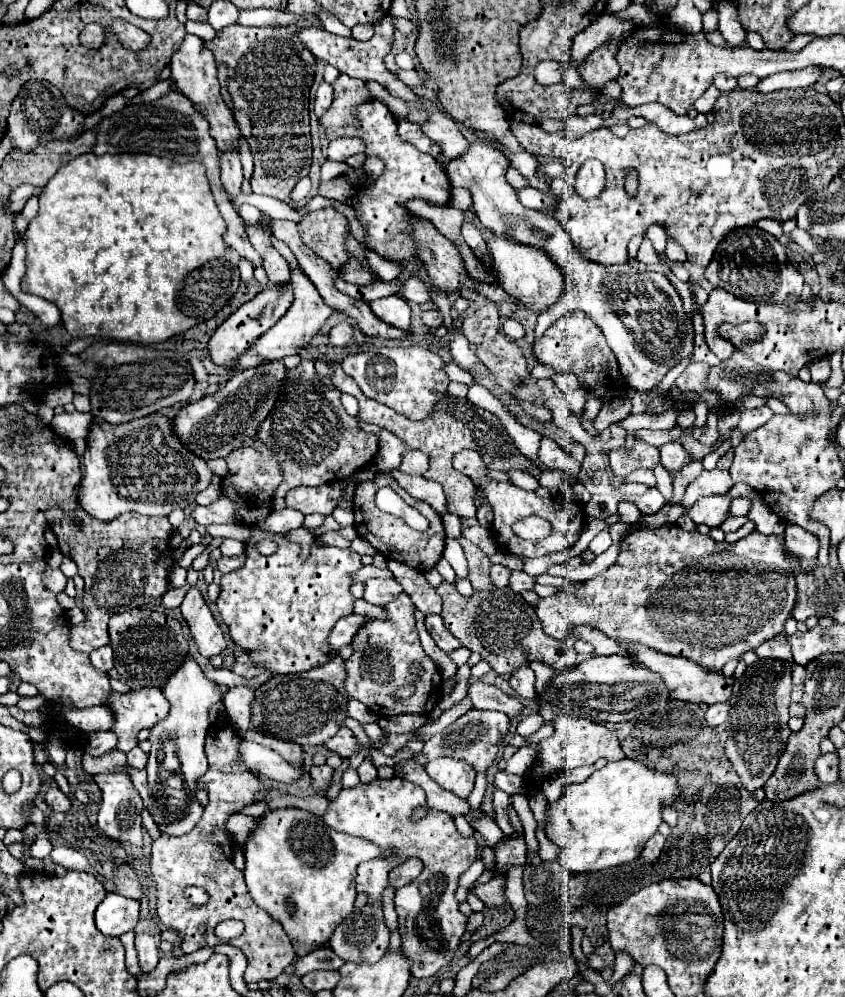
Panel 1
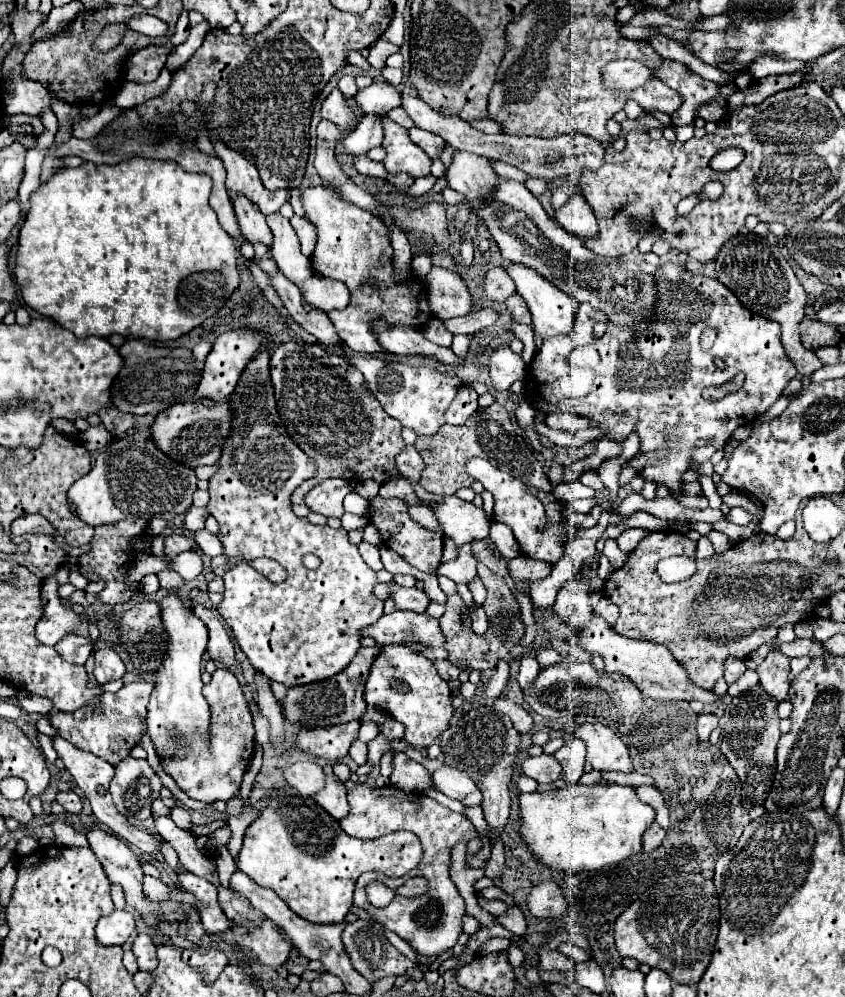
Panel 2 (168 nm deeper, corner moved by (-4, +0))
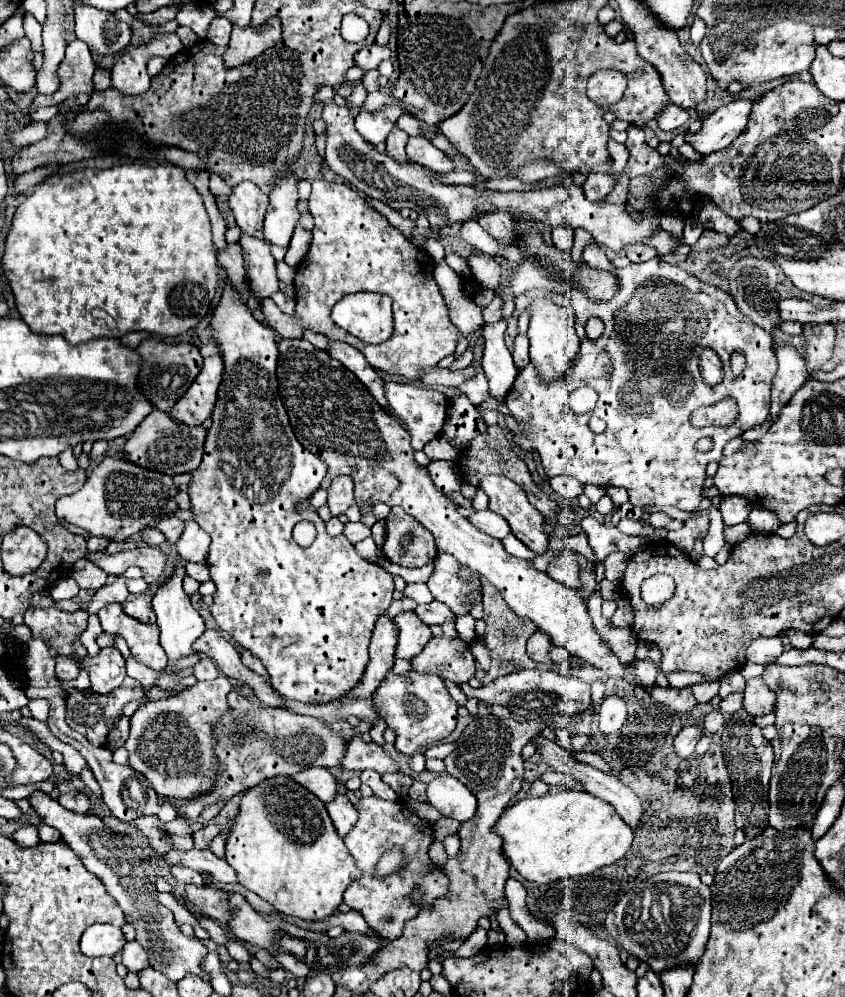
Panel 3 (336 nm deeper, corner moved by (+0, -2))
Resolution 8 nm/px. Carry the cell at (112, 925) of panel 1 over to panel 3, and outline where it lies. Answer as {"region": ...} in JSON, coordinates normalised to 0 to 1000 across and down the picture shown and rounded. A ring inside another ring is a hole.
{"region":[[[109,927],[95,943],[97,957],[102,959],[135,959],[149,947],[142,931],[133,927]]]}

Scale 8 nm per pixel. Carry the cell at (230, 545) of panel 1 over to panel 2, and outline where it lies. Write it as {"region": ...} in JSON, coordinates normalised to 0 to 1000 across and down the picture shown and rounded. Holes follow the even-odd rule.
{"region":[[[246,532],[232,534],[232,550],[237,550],[237,554],[241,554],[246,558],[258,558],[265,554],[263,544],[253,536],[249,536]]]}

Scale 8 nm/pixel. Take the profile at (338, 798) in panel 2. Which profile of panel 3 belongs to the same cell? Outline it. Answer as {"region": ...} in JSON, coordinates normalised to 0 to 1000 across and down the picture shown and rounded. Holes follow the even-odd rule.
{"region":[[[402,796],[393,806],[386,806],[386,810],[388,810],[388,816],[395,824],[395,830],[398,830],[400,839],[407,841],[424,824],[421,810],[417,808],[417,804],[407,796]]]}

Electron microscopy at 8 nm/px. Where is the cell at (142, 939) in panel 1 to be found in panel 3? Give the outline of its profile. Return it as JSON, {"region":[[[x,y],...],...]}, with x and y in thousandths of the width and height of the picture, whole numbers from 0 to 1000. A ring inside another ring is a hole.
{"region":[[[161,943],[147,947],[147,951],[144,951],[144,967],[154,975],[166,975],[166,973],[175,971],[175,959],[173,959],[170,951]]]}

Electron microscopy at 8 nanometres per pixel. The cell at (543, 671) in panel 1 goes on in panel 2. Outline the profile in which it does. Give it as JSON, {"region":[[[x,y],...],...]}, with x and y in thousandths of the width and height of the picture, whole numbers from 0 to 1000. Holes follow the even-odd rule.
{"region":[[[646,648],[646,650],[639,650],[639,652],[634,654],[634,662],[637,662],[639,670],[658,668],[658,666],[663,666],[663,664],[665,664],[665,656],[663,656],[658,650]]]}

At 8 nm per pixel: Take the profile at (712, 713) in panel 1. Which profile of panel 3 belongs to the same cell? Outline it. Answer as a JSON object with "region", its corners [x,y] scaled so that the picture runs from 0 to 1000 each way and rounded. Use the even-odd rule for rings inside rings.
{"region":[[[809,728],[800,740],[798,740],[798,754],[802,760],[814,760],[821,754],[824,744],[831,738],[831,730],[828,728]]]}

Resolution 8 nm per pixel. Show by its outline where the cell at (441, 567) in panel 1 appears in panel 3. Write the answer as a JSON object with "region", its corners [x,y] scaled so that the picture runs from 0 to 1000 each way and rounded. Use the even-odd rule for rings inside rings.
{"region":[[[544,618],[540,622],[540,632],[542,632],[542,638],[554,646],[559,648],[563,644],[563,634],[561,634],[561,620],[559,618]]]}

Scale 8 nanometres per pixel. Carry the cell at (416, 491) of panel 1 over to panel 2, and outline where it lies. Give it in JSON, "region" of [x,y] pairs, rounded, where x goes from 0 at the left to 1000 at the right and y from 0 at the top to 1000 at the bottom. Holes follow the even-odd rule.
{"region":[[[523,497],[521,504],[516,504],[516,508],[509,508],[509,512],[514,514],[516,522],[523,528],[523,534],[528,538],[535,538],[537,544],[544,548],[549,544],[559,544],[559,542],[570,542],[578,538],[580,532],[580,522],[573,516],[570,510],[563,510],[559,504],[549,504],[542,497]]]}

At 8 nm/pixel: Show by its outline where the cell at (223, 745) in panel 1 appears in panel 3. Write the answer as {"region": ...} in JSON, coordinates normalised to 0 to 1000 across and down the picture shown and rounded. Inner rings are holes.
{"region":[[[258,678],[249,684],[232,684],[227,690],[211,698],[201,698],[196,702],[185,704],[178,702],[159,714],[159,718],[154,720],[154,738],[147,746],[147,750],[151,752],[151,766],[154,770],[175,780],[187,798],[220,802],[232,800],[232,796],[241,796],[253,788],[253,774],[260,770],[260,766],[256,764],[251,752],[251,724],[256,724],[270,712],[267,698],[272,692],[272,682],[267,678]]]}

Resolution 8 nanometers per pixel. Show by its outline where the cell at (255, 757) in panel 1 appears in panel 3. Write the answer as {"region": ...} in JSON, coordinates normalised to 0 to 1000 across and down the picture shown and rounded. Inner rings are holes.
{"region":[[[362,770],[346,780],[374,796],[383,806],[393,804],[400,798],[400,782],[386,770]]]}

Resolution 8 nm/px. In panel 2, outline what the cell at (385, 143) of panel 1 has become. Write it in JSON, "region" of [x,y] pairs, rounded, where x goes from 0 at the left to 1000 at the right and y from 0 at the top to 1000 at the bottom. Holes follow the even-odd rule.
{"region":[[[452,116],[452,122],[454,122],[452,124],[452,128],[454,128],[452,148],[457,150],[454,169],[459,171],[459,175],[480,173],[490,181],[497,177],[507,177],[511,158],[483,138],[480,128],[471,126],[459,116]]]}

